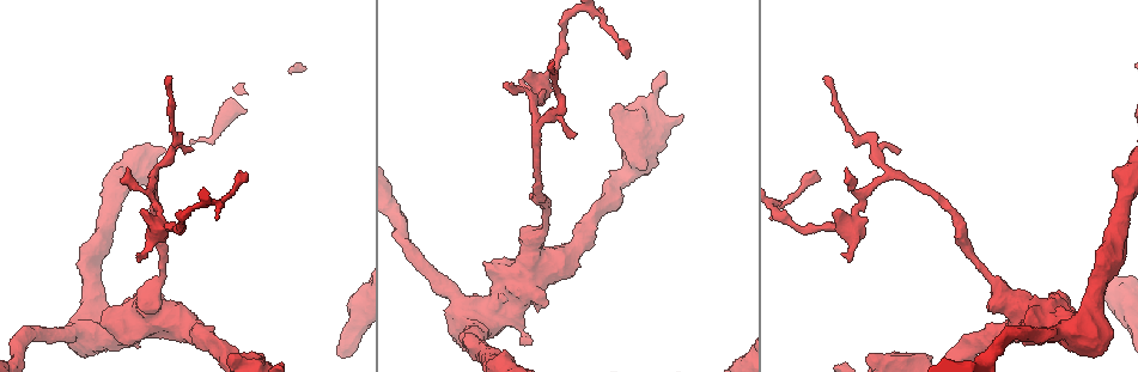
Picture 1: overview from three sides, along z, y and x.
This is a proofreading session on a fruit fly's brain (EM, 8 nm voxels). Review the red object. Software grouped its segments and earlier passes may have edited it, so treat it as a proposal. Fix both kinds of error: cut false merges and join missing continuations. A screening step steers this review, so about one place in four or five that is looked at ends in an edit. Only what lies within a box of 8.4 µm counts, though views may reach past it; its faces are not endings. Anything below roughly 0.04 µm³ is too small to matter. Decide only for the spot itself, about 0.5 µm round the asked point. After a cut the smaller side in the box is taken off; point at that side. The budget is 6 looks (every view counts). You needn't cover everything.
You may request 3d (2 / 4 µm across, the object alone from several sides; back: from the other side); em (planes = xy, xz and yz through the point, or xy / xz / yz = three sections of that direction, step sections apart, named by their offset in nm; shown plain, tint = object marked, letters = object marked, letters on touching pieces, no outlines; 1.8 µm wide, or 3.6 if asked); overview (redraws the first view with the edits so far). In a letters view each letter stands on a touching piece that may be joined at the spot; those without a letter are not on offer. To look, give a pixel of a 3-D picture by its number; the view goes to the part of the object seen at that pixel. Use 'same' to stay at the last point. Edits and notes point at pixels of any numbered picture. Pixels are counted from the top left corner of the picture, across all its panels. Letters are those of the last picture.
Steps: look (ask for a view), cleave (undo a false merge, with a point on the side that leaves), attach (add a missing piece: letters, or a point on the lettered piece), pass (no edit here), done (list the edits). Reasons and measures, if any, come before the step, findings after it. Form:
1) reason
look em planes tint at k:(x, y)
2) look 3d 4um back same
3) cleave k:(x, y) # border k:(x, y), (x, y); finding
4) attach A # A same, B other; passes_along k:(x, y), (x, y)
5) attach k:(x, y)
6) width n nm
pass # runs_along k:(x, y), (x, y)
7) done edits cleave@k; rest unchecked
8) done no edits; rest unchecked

sudden change in width
look em planes letters at 1:(863, 205)

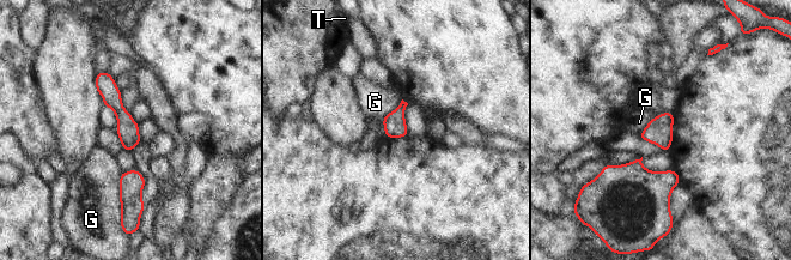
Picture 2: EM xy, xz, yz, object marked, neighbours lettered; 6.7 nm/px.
pass # G other, T other; border 2:(122, 173), (120, 176), (120, 211); continuous, no second cell

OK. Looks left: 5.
look em xy step 8 letters at 1:(230, 355)

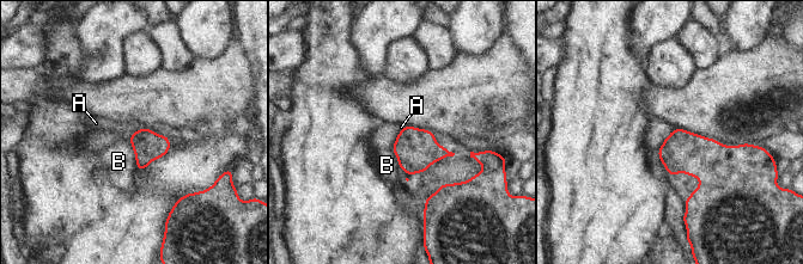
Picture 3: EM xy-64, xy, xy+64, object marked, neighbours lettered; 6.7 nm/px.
longest_contact B 240 nm
pass # A other, B other; border 3:(145, 127), (131, 134); no lettered piece goes on from it

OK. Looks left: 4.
an open end
look em 3.6um yz step 8 letters at 1:(99, 324)

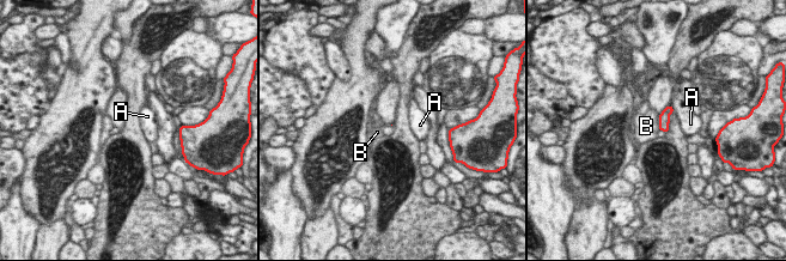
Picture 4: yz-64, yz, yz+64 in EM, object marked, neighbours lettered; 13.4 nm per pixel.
another direction
look em 3.6um planes letters same

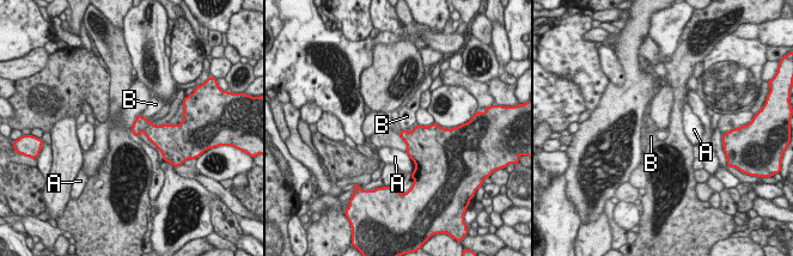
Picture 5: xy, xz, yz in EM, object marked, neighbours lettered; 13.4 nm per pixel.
longest_contact A 280 nm
pass # A other, B other; border 5:(140, 114), (146, 119); no lettered piece goes on from it

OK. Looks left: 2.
done no edits; rest unchecked

